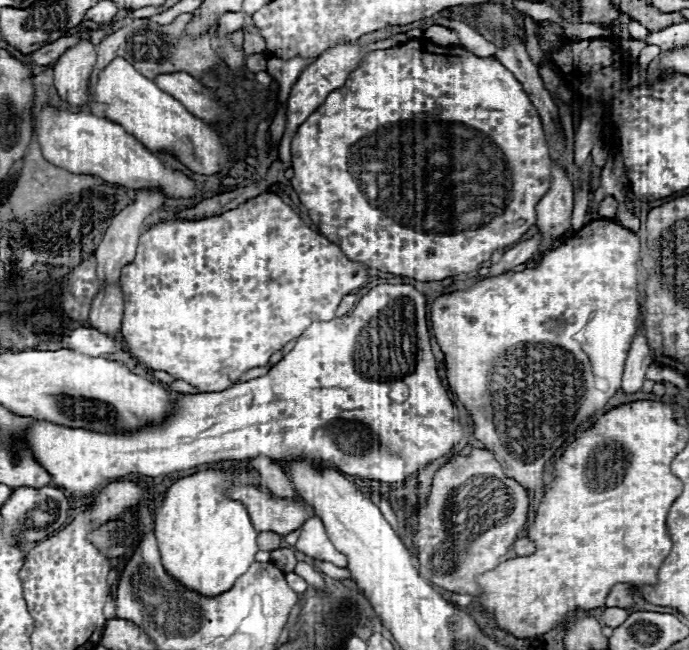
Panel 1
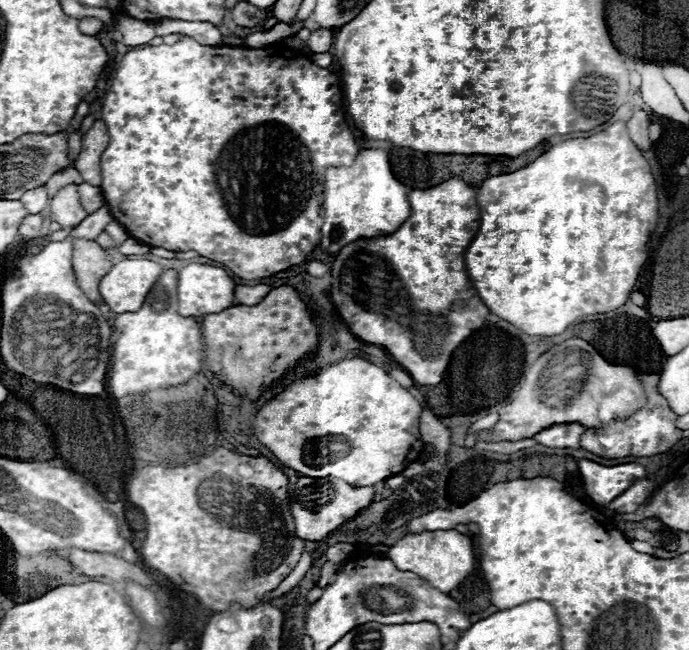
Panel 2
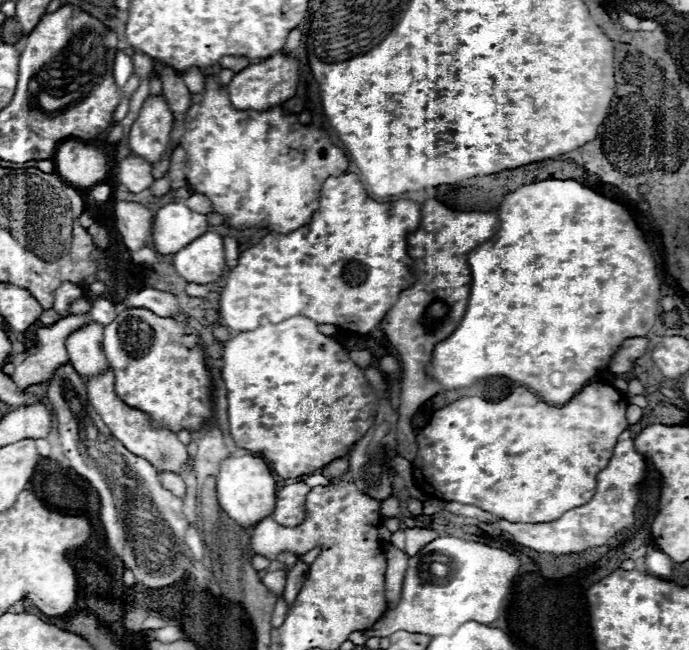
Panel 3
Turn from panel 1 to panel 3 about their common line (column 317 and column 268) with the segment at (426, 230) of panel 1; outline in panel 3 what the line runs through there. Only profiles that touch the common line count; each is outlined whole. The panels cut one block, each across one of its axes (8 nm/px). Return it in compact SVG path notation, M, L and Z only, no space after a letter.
M206 78L206 90L204 90L204 94L194 94L194 96L192 96L192 106L190 106L188 112L186 112L184 126L186 126L186 132L184 132L184 136L182 136L182 140L180 140L180 144L182 144L182 148L186 150L186 168L184 168L184 172L186 172L188 186L190 186L194 192L206 194L206 196L210 198L210 202L212 202L214 212L228 216L226 224L228 224L228 226L234 226L234 228L252 228L252 226L256 226L256 228L266 228L266 226L268 226L268 228L272 228L272 230L276 230L276 232L284 232L284 234L286 234L286 232L290 232L290 230L296 230L298 226L308 224L308 222L312 220L312 214L314 214L316 208L318 208L318 196L320 196L322 182L324 182L328 176L340 176L340 174L344 174L346 168L348 168L348 158L344 156L344 152L342 152L340 148L336 148L336 146L332 144L332 140L328 138L328 134L326 134L324 130L320 130L320 128L316 128L316 126L302 126L296 116L286 114L280 106L270 108L270 110L266 110L266 112L252 112L252 110L238 112L238 110L232 108L232 104L230 104L230 100L228 100L228 94L226 94L226 88L220 88L220 86L216 84L216 78Z

